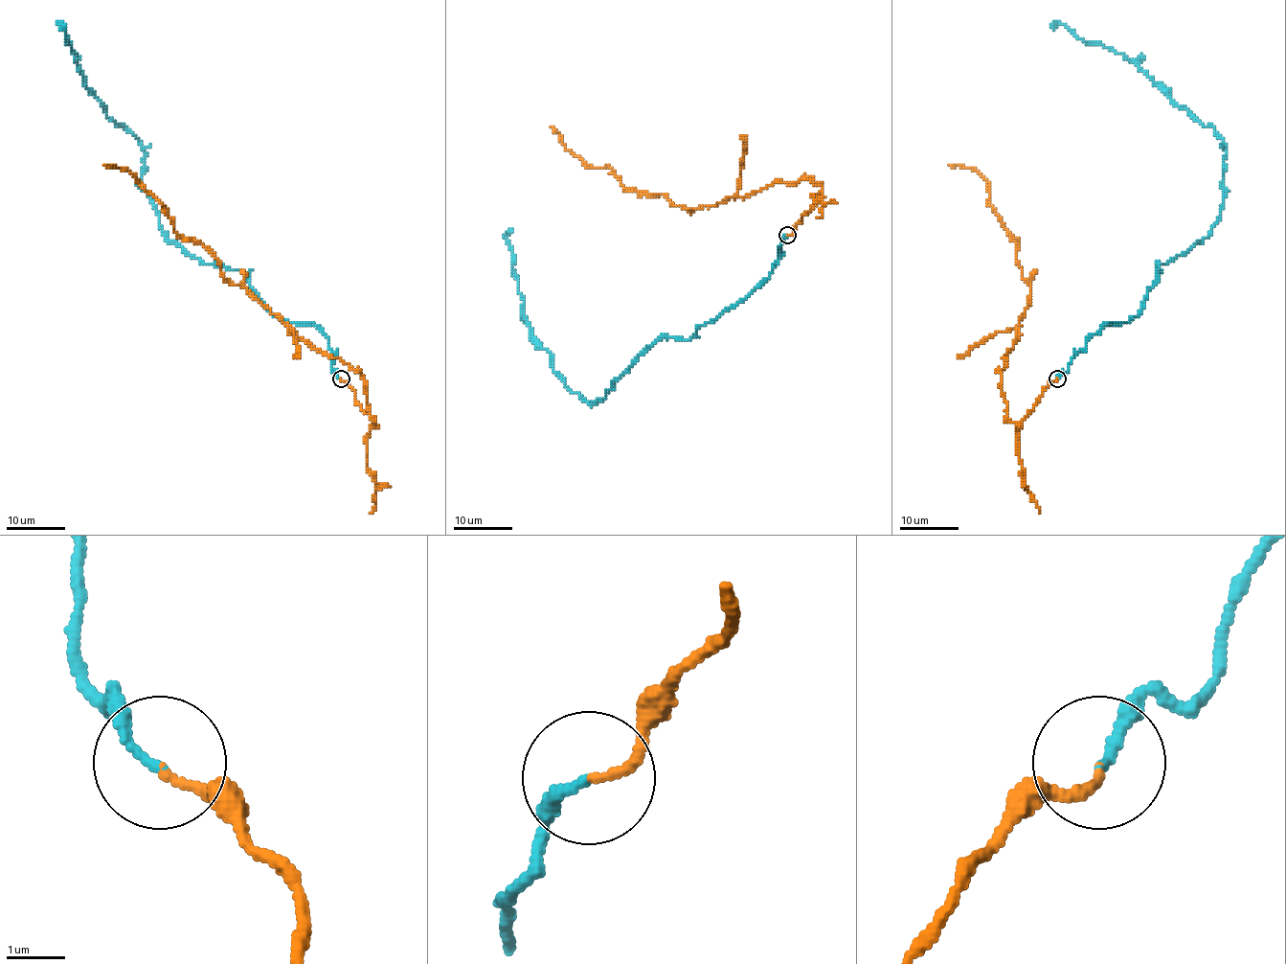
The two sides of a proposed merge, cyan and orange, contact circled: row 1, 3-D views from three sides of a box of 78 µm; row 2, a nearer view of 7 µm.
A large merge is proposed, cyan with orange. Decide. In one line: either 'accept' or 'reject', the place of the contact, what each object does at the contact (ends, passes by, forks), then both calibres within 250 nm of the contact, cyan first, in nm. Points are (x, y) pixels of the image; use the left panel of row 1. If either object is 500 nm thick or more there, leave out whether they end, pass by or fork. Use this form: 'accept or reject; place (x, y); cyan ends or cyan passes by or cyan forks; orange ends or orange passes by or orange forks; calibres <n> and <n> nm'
accept; place (341, 378); cyan ends; orange ends; calibres 160 and 140 nm

